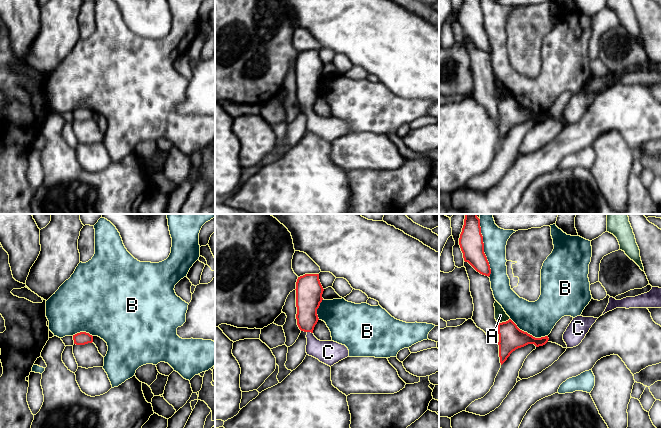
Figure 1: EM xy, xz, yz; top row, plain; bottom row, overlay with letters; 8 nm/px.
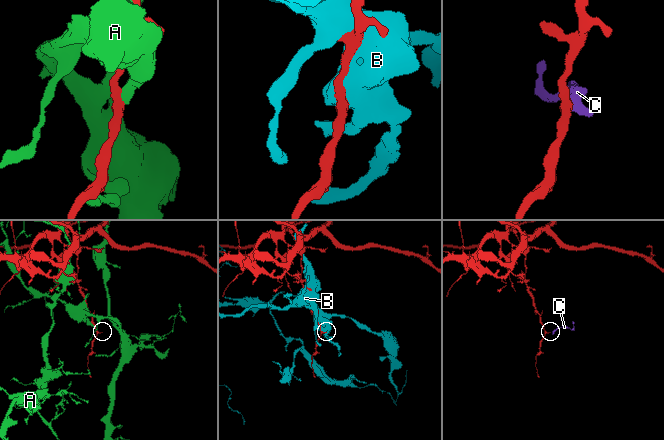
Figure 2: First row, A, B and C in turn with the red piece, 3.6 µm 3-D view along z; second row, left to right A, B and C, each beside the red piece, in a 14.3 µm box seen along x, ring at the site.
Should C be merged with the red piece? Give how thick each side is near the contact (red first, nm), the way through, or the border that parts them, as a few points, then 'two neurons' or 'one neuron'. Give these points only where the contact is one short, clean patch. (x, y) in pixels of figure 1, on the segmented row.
200 nm thick on the red side, 190 nm on the other; runs through xz (308, 300), (310, 331), (310, 337), (328, 352); one neuron

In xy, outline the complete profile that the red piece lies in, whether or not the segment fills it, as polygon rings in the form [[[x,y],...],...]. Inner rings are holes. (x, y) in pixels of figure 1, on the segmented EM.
[[[80,332],[73,335],[74,344],[85,345],[93,342],[93,336],[86,332]]]

